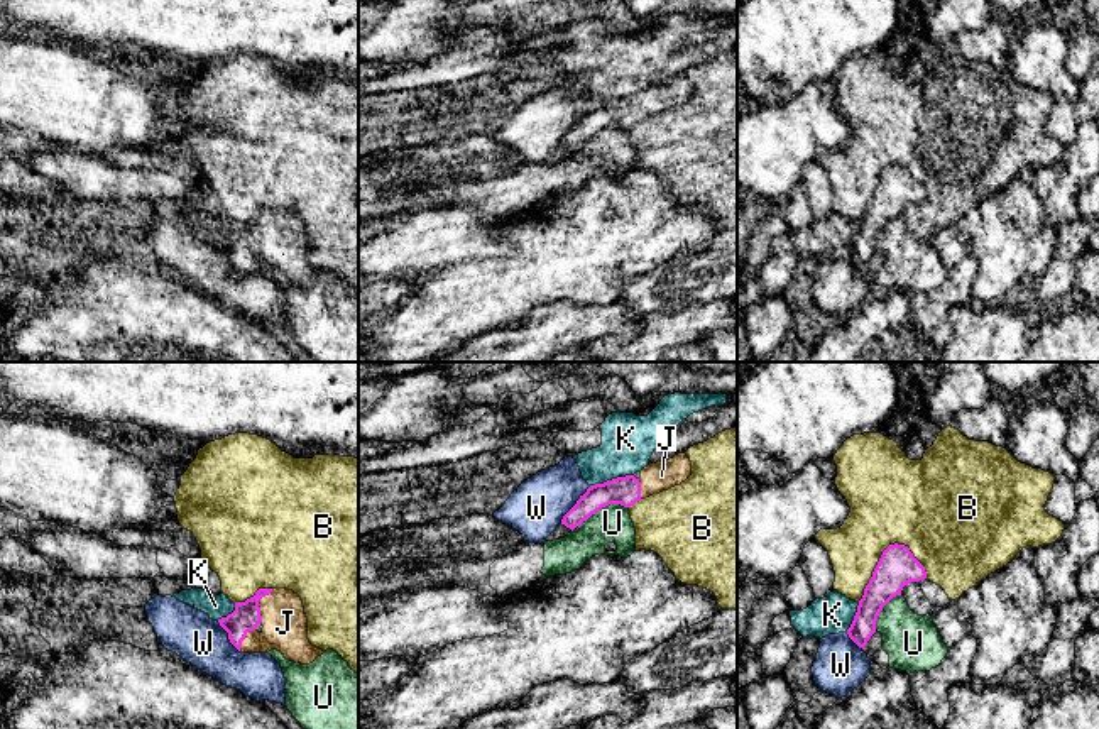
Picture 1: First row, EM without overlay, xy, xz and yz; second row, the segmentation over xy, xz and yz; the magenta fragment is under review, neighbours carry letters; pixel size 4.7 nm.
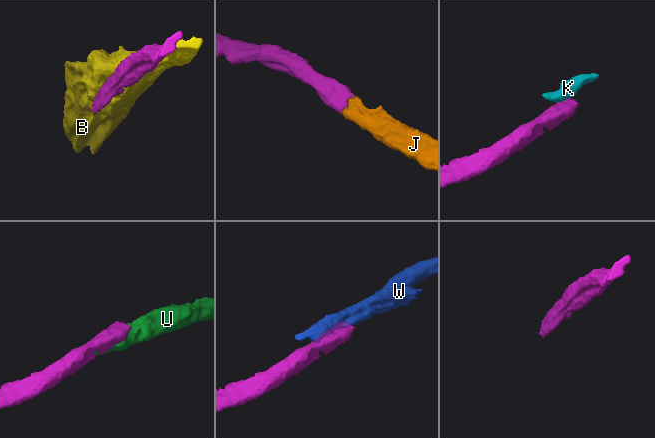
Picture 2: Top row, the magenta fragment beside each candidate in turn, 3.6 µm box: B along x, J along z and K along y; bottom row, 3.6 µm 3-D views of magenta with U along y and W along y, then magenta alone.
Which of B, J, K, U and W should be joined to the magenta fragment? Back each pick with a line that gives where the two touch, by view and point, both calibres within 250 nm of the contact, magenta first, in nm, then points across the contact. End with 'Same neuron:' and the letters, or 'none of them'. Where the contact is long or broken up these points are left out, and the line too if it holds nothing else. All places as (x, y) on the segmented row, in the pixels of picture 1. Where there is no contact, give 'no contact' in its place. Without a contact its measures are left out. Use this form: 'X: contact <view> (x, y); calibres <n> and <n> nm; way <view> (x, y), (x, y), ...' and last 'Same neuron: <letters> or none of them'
J: contact xy (257, 604); calibres 130 and 220 nm; way xy (246, 618), (257, 604), (267, 606), (284, 623)
Same neuron: J

